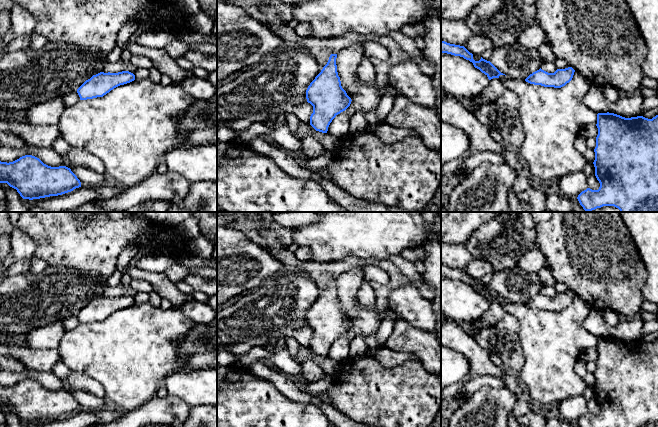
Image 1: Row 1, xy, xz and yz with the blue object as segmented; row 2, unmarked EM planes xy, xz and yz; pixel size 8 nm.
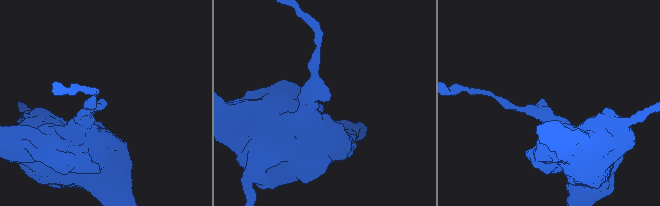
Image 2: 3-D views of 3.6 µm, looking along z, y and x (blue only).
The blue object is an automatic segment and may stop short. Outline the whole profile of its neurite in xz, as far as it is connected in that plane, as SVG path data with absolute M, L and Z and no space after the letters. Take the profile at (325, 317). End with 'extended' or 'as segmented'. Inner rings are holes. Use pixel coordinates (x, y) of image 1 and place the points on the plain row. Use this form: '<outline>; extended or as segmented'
M331 278L327 288L306 314L307 326L313 330L310 349L327 357L332 344L351 328L351 322L341 310L336 289L337 278Z; as segmented

